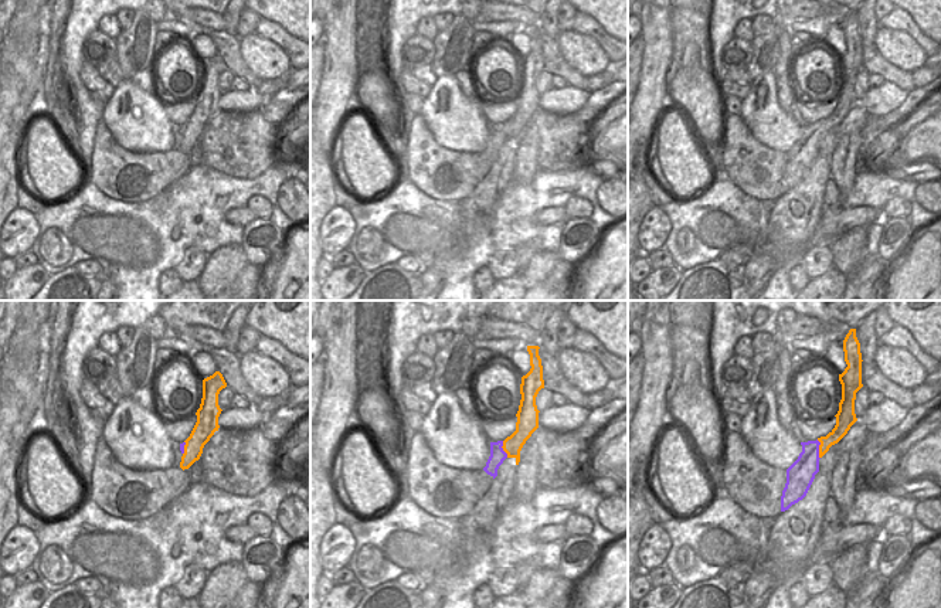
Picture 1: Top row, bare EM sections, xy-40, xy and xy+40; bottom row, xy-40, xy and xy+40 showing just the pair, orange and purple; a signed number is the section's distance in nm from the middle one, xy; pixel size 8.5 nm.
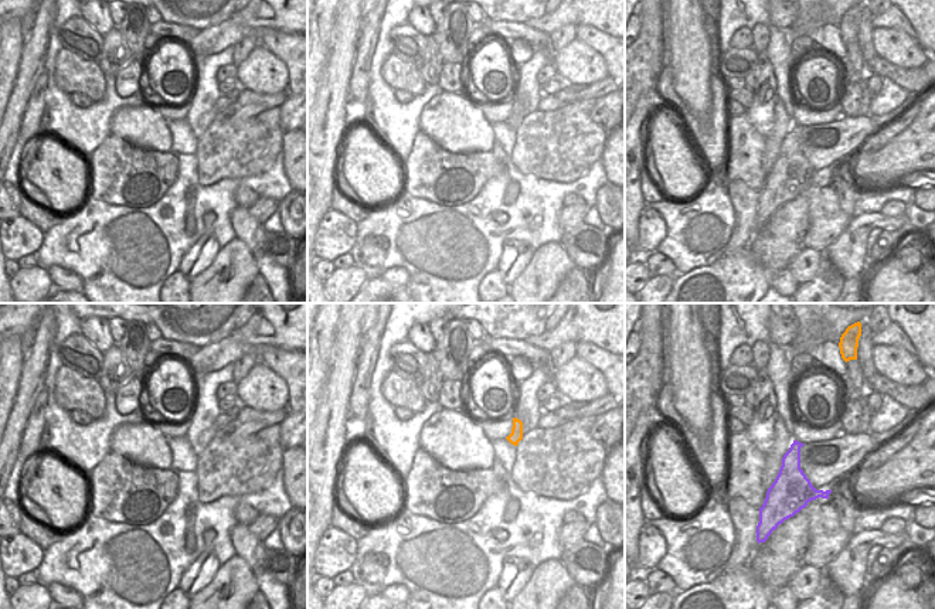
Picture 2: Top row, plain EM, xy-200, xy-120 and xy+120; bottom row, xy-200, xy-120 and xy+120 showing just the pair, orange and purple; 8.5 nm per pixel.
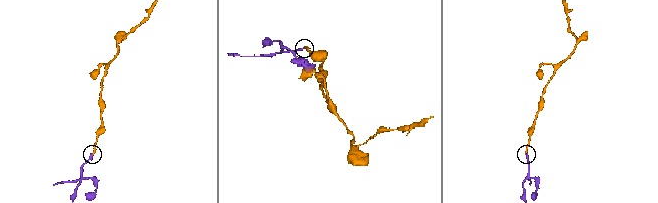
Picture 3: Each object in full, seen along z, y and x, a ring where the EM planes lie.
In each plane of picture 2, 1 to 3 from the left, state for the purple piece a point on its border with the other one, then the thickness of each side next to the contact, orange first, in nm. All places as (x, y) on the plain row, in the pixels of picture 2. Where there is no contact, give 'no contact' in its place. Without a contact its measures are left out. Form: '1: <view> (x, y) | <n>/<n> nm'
1: no contact
2: no contact
3: no contact

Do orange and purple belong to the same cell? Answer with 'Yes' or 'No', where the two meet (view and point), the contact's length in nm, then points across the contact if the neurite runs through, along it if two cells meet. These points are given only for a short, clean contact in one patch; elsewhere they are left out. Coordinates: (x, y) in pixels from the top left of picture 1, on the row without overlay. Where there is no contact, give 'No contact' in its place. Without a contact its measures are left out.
No. Touches orange at xy+40 (819, 132). Shared border 170 nm. Boundary: xy+40 (816, 122), (819, 125), (819, 141)

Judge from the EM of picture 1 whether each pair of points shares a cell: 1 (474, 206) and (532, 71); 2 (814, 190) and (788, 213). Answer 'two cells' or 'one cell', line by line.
1: one cell
2: one cell

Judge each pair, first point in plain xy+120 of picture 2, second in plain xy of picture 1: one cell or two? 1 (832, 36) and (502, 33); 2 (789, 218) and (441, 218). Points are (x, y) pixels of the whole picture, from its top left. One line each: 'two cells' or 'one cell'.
1: two cells
2: two cells

